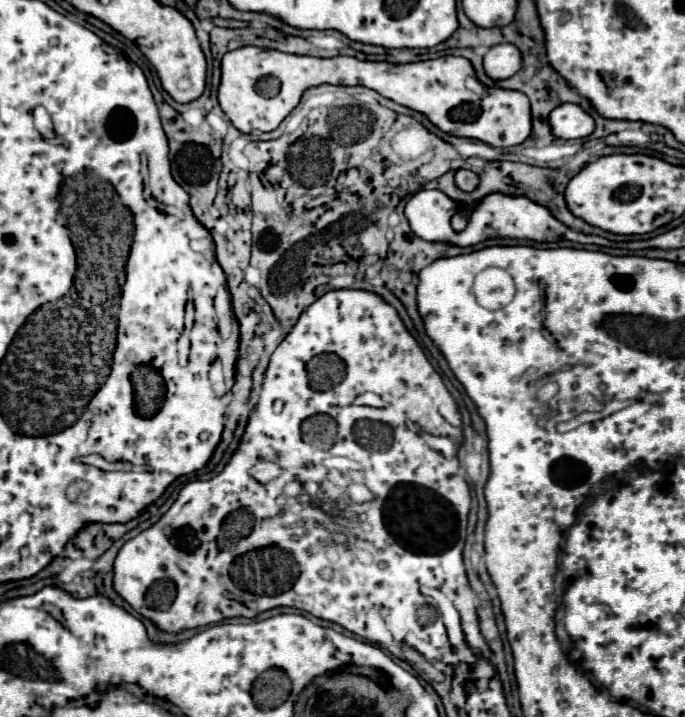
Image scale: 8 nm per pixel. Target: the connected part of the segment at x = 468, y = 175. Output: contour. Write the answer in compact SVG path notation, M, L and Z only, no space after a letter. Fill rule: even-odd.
M459 169L455 173L455 185L461 189L461 191L475 191L477 185L479 185L479 177L473 173L473 171L467 171L467 169Z

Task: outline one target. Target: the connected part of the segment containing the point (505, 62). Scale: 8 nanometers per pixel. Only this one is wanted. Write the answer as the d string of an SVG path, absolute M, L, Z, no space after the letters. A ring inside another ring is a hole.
M511 43L495 45L485 53L483 69L495 81L509 79L521 69L521 51L517 51Z

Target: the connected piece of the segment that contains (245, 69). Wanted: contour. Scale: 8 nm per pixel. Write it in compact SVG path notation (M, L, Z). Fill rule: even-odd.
M239 47L235 51L229 51L221 57L221 85L219 85L219 105L223 113L229 117L229 121L241 131L241 133L253 133L253 131L273 131L279 127L279 123L297 107L301 95L305 89L331 83L331 85L363 85L379 95L409 107L413 111L423 113L437 129L445 133L455 133L455 137L469 137L483 143L489 143L493 147L511 147L519 145L529 137L531 131L531 107L529 99L521 95L519 91L505 91L505 89L485 89L487 93L477 95L465 87L465 79L473 77L475 71L471 63L463 57L439 57L431 61L419 61L419 63L405 63L405 65L393 65L393 63L377 63L377 61L359 61L352 56L337 56L331 59L317 59L307 55L289 55L281 51L269 51L259 47Z

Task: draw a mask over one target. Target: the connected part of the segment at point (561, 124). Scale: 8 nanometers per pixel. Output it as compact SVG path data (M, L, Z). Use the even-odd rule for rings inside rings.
M565 103L549 113L551 133L559 139L583 139L593 133L593 119L581 107Z

